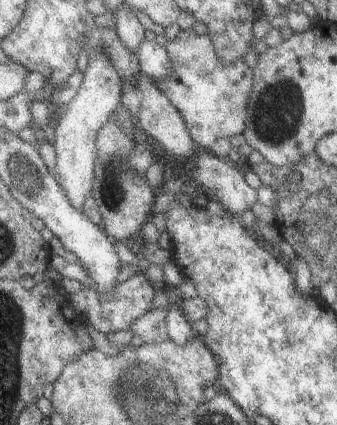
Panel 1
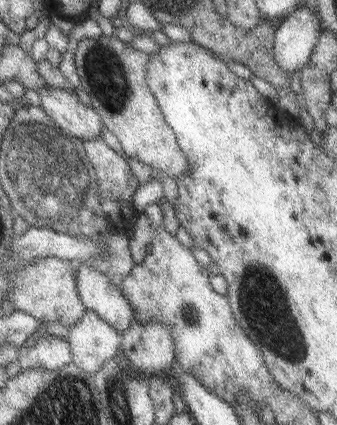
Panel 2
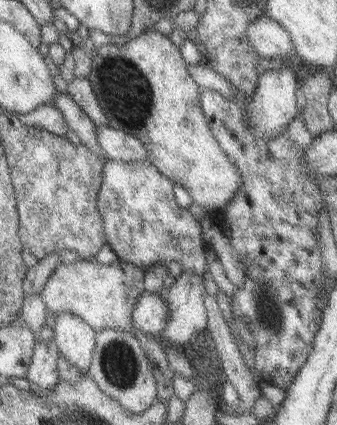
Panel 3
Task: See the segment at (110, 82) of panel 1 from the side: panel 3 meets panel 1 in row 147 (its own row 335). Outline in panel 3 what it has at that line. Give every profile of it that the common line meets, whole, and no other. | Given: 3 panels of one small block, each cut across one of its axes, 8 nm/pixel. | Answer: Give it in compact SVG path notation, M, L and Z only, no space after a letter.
M69 314L55 316L53 342L57 344L59 356L73 368L77 368L81 374L89 370L95 348L95 330L89 324Z

